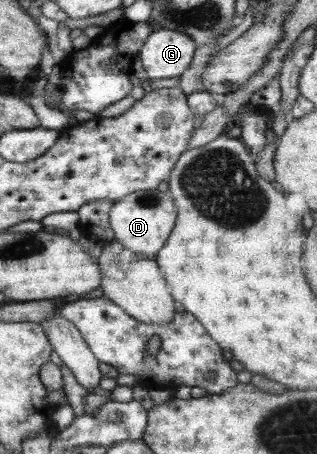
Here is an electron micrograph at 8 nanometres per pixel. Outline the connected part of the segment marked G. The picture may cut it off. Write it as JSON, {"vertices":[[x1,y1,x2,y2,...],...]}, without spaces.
{"vertices":[[157,28,145,40,136,61,146,69,150,79,178,78,191,67,196,46,189,34]]}

